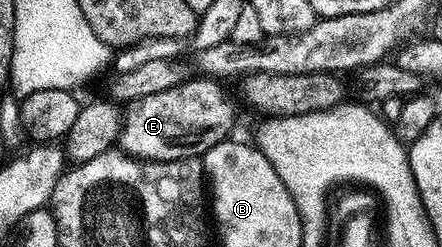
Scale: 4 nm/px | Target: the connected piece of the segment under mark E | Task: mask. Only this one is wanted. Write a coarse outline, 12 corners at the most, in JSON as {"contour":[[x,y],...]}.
{"contour":[[212,78],[124,105],[120,151],[204,157],[233,128]]}

